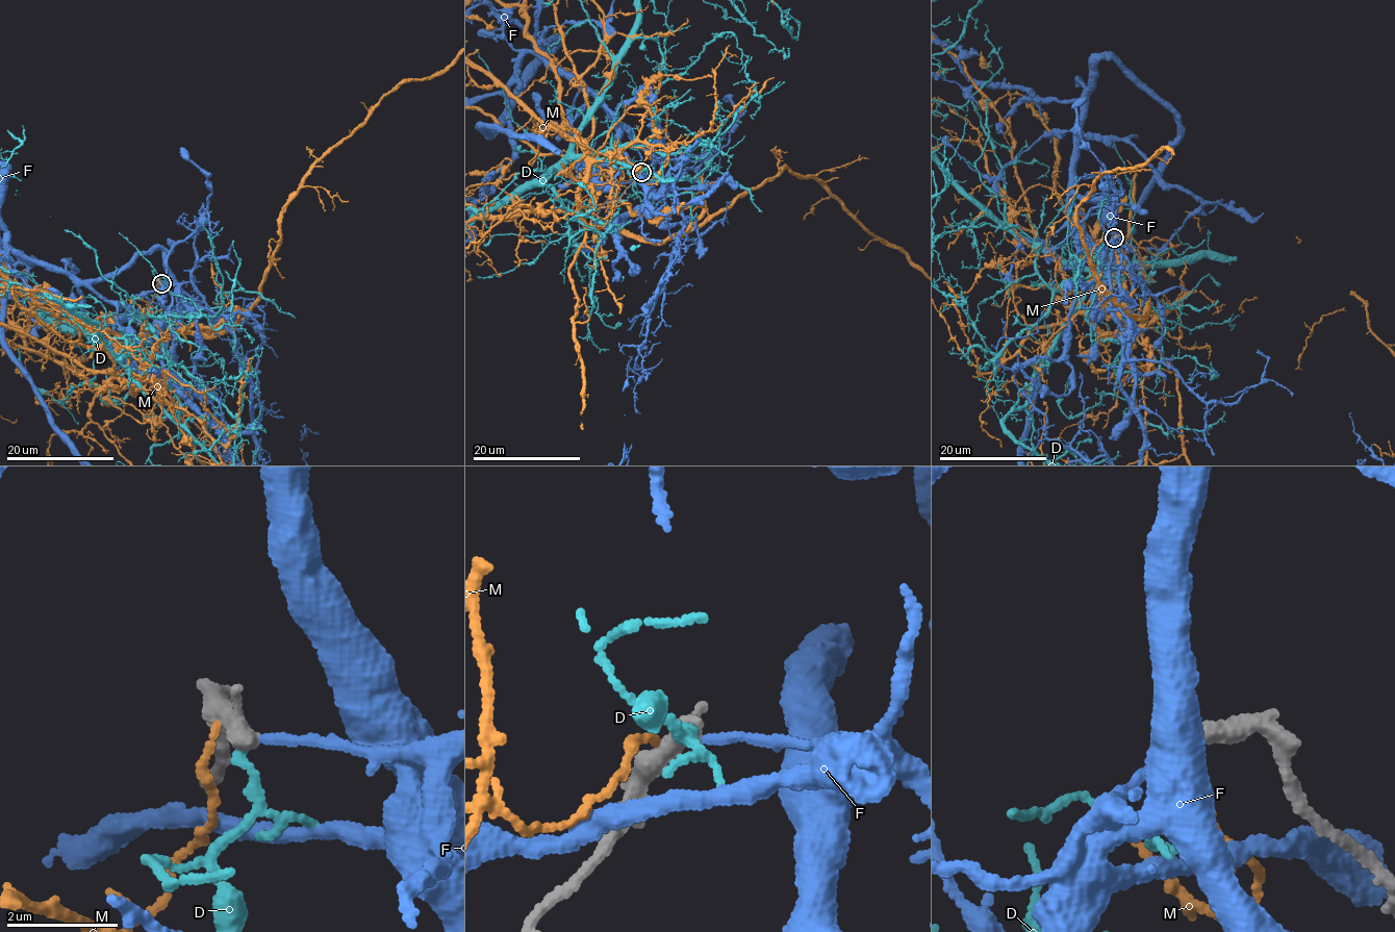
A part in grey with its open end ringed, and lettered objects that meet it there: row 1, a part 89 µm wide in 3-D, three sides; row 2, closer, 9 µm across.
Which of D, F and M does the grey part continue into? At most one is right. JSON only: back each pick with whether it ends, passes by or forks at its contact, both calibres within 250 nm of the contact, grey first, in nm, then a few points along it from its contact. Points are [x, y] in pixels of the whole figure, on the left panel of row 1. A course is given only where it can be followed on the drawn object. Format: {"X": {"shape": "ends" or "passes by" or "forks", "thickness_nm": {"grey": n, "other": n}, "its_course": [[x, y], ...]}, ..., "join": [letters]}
{"F": {"shape": "ends", "thickness_nm": {"grey": 440, "other": 160}}, "join": ["F"]}

